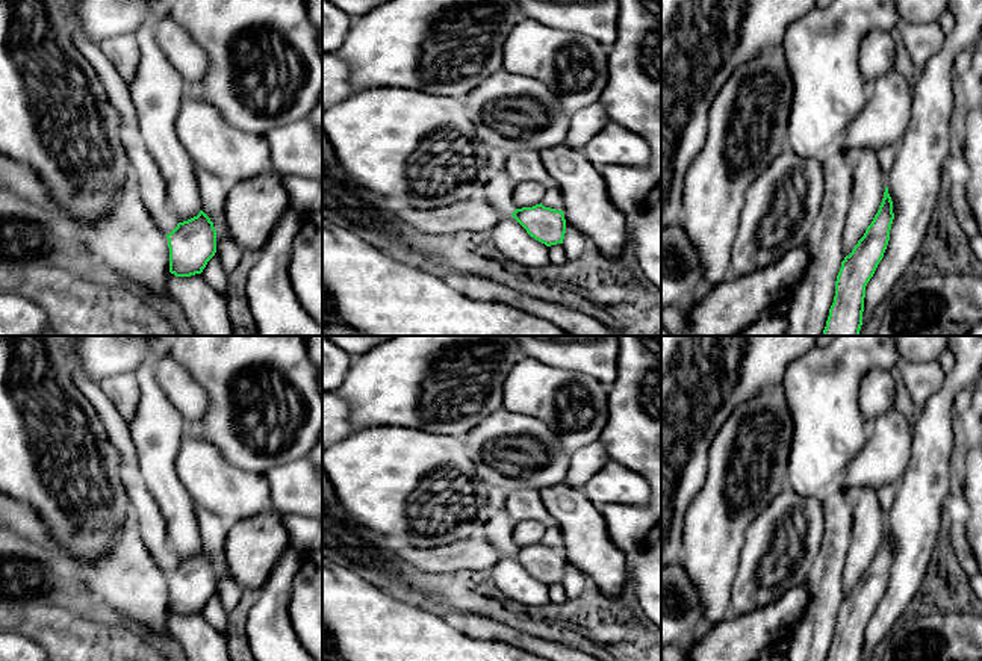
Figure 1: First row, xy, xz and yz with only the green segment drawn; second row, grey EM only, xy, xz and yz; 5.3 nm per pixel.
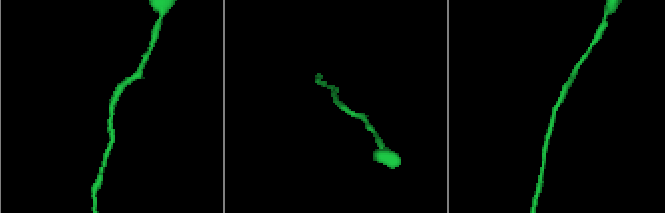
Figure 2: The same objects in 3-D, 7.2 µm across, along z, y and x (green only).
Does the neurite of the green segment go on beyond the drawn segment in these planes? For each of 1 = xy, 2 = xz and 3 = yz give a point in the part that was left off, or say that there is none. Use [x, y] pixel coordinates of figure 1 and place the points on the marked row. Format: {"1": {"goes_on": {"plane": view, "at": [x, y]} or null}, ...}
{"1": {"goes_on": null}, "2": {"goes_on": null}, "3": {"goes_on": null}}

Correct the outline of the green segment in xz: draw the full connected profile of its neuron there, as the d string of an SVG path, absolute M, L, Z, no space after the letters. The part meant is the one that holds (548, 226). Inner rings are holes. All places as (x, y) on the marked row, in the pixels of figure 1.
M542 203L533 207L516 209L511 216L527 233L546 247L563 244L566 219L563 210L545 207Z

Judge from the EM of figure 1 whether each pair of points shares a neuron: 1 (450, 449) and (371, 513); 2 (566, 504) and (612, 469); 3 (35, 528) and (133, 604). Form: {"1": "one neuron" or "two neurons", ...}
{"1": "one neuron", "2": "two neurons", "3": "one neuron"}

